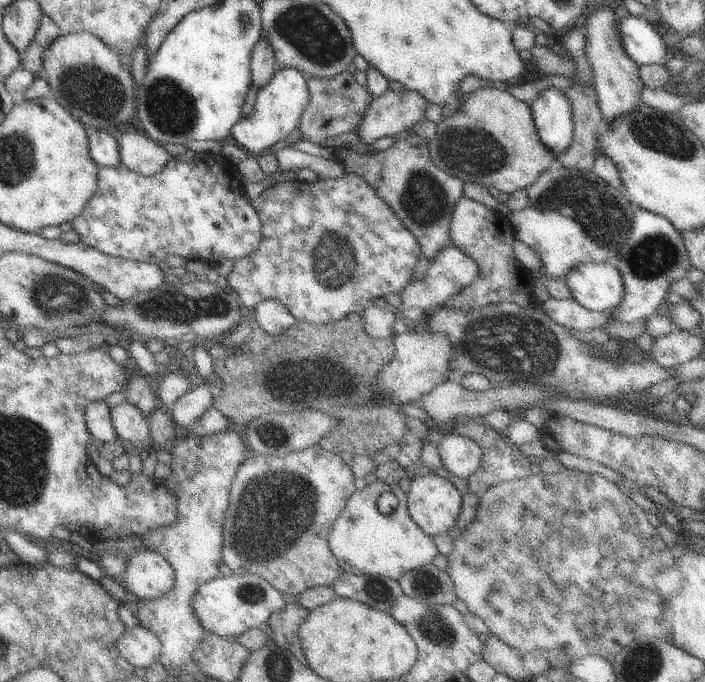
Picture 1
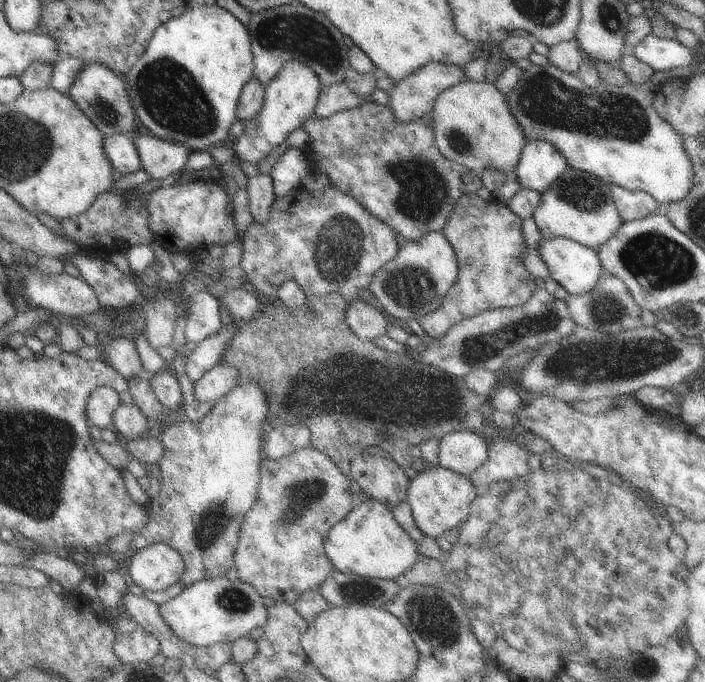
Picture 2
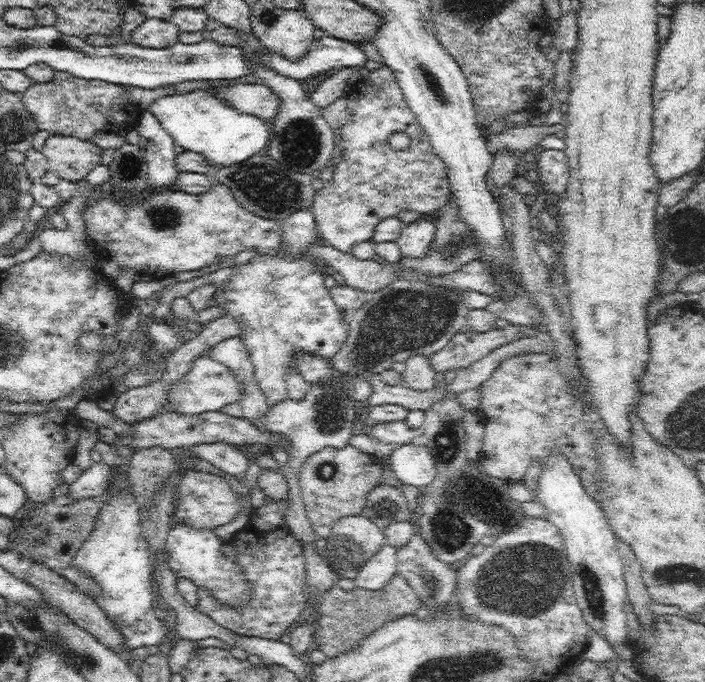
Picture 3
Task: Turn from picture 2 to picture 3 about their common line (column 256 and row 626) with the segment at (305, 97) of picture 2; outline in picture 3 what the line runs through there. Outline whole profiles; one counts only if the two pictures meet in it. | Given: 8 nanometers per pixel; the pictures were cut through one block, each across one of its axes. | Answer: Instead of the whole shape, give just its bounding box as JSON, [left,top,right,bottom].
[73,466,167,650]

